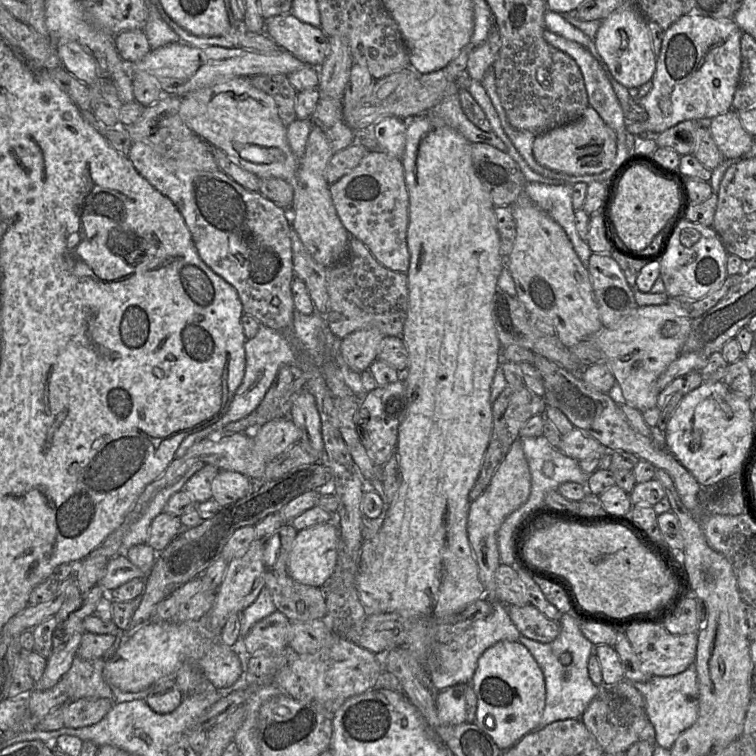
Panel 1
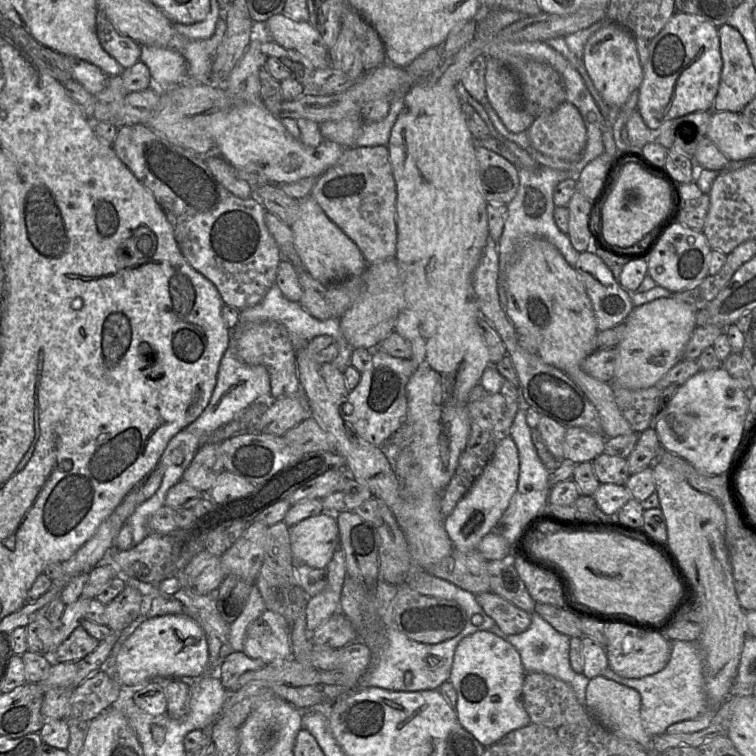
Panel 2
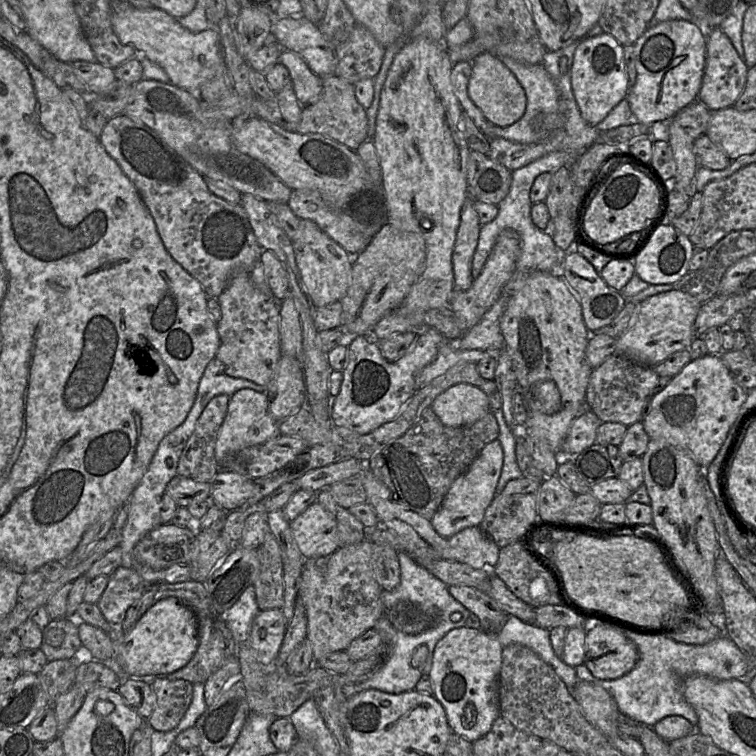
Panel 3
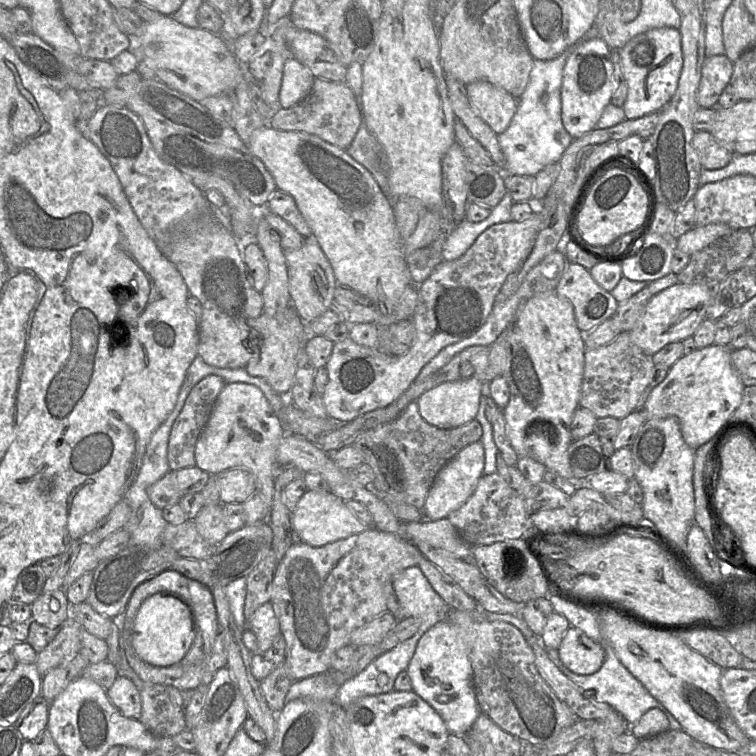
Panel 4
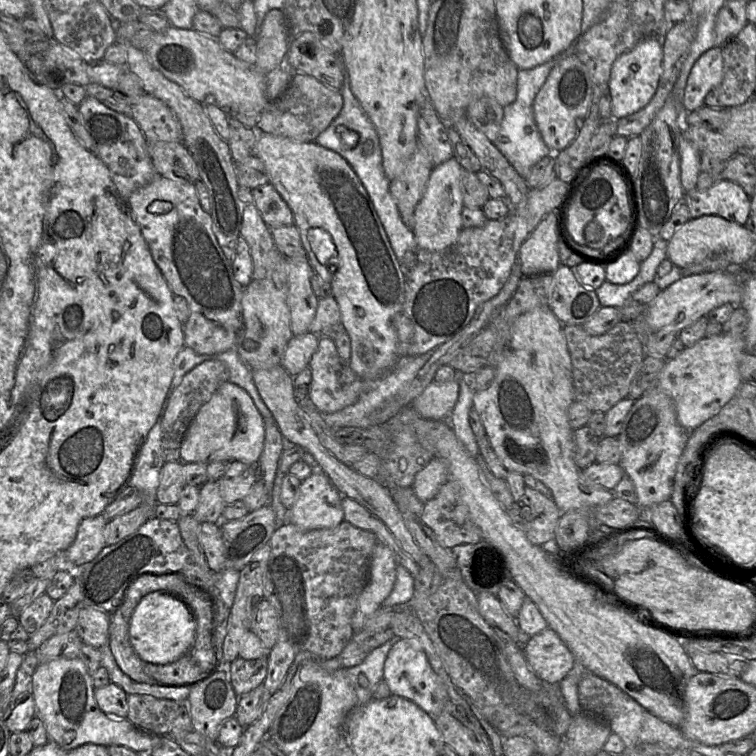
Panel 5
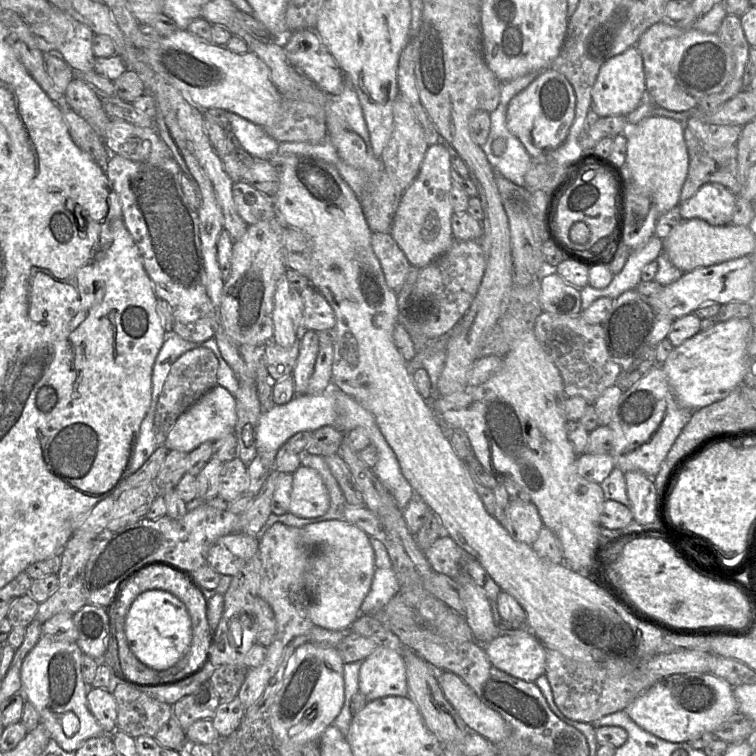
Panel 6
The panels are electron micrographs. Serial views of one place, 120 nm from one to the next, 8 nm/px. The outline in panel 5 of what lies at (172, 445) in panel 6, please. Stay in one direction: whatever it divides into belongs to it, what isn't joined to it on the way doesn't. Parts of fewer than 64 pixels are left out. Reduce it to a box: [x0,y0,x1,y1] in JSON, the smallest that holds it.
[180,382,265,466]

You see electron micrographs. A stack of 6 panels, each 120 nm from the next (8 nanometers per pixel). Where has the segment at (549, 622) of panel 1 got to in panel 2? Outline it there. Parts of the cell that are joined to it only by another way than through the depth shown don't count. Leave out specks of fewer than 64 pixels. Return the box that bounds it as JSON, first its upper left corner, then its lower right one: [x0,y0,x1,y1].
[475,592,531,635]

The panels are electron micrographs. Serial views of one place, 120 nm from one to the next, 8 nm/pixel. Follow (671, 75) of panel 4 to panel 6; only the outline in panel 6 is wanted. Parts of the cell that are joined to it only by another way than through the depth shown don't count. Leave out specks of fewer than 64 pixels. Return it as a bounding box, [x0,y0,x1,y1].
[591,47,646,117]

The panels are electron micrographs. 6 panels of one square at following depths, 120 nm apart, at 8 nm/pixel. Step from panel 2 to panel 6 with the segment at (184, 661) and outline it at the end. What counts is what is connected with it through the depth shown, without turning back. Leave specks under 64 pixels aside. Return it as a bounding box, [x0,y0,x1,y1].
[125,590,192,670]

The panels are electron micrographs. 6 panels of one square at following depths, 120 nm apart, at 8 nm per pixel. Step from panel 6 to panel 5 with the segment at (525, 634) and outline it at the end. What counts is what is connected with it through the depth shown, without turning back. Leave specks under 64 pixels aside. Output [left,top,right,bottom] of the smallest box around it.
[521,628,577,684]

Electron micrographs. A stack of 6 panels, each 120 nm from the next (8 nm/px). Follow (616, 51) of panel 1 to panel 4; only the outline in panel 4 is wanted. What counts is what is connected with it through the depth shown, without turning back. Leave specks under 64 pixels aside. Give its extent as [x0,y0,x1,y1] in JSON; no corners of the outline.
[561,37,622,140]

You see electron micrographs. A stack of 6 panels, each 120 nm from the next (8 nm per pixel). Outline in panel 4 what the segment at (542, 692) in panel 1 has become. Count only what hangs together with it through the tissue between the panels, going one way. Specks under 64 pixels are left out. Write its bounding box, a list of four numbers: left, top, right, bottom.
[405,622,482,736]

